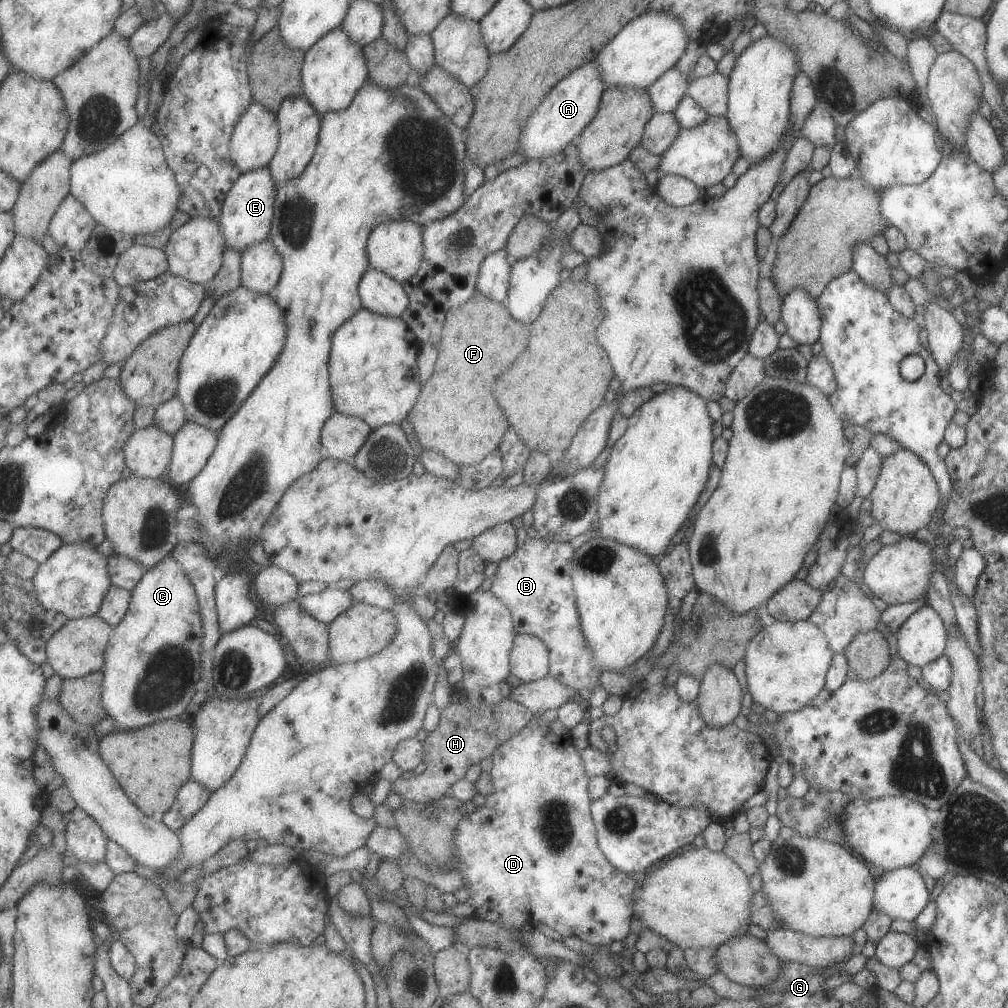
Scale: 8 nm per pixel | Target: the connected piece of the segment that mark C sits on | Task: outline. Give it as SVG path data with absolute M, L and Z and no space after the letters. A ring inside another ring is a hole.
M177 556L168 557L151 569L133 592L130 613L115 628L107 650L105 667L104 702L106 711L114 719L115 730L134 731L161 721L184 718L191 714L195 697L199 694L198 682L203 678L203 646L205 638L201 602L188 570L178 562Z

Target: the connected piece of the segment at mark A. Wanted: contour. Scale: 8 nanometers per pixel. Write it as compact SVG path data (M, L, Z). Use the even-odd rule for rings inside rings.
M595 60L587 63L585 66L578 68L570 77L562 80L548 95L545 102L537 109L525 126L525 134L522 134L521 145L519 146L520 153L523 153L526 158L525 162L544 161L553 158L555 155L563 153L568 146L581 137L581 133L585 127L600 112L601 98L604 96L605 82L601 78L600 67L597 66Z

